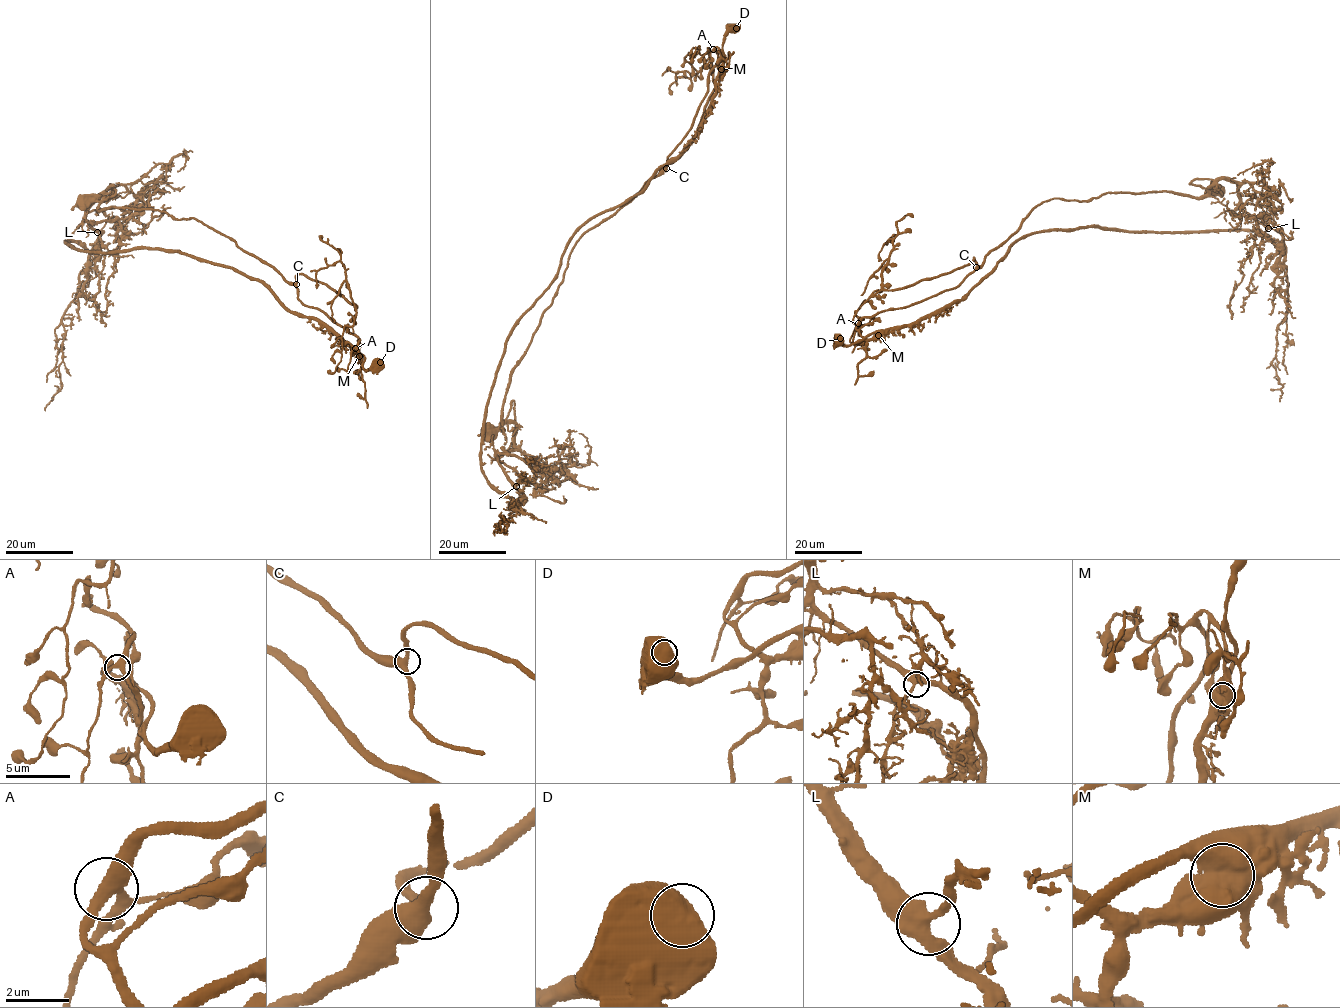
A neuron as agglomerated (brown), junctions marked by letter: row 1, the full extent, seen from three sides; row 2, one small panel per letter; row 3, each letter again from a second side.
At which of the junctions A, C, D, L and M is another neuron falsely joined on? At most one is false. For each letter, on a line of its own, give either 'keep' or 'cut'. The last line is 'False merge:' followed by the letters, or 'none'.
A: keep
C: keep
D: keep
L: keep
M: cut
False merge: M

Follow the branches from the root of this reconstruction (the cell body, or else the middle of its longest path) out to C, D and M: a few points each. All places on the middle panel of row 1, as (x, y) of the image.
C: (487, 432), (502, 423), (502, 406), (510, 370), (525, 351), (542, 312), (551, 303), (576, 241), (666, 168)
D: (487, 432), (502, 423), (510, 370), (576, 241), (667, 165), (707, 91), (715, 48), (722, 53), (736, 28)
M: (487, 432), (502, 423), (510, 370), (551, 303), (576, 241), (667, 165), (707, 91), (717, 47), (721, 69)

